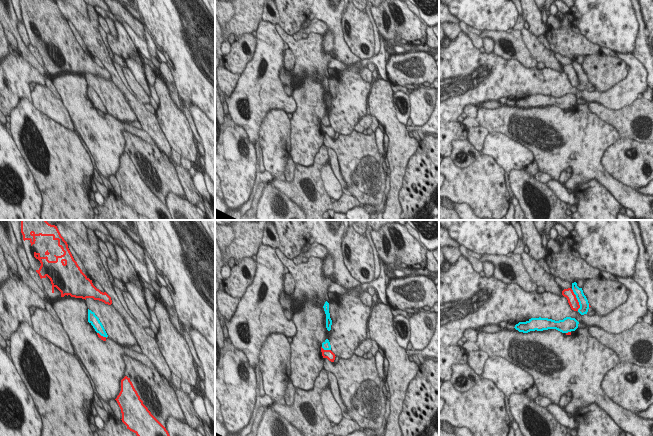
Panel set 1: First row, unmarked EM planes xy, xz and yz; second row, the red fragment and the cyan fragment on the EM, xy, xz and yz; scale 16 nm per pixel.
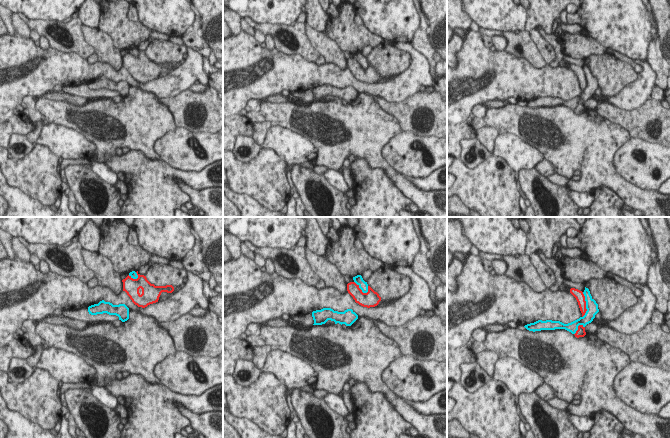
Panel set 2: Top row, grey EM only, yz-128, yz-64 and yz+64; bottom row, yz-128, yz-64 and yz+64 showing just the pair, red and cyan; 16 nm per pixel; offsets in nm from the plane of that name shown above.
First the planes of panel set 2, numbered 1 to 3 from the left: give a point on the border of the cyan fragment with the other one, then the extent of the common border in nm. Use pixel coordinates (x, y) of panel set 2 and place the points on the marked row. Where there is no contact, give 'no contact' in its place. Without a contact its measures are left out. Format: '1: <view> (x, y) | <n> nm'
1: yz-128 (132, 278) | 180 nm
2: yz-64 (360, 289) | 300 nm
3: yz+64 (585, 305) | 420 nm

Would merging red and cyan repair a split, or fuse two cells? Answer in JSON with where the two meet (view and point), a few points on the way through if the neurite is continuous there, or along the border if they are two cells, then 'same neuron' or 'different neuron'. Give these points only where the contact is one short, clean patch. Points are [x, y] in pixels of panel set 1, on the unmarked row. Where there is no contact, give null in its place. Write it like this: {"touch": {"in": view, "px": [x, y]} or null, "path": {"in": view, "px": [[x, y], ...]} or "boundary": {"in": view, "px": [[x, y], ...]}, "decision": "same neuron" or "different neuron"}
{"touch": {"in": "yz", "px": [577, 76]}, "decision": "different neuron"}

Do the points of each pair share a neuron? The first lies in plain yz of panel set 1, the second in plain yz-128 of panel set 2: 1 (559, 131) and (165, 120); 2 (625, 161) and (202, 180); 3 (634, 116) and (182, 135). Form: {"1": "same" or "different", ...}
{"1": "same", "2": "different", "3": "different"}

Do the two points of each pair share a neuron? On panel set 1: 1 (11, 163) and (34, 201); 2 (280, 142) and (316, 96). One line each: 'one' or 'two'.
1: one
2: two

